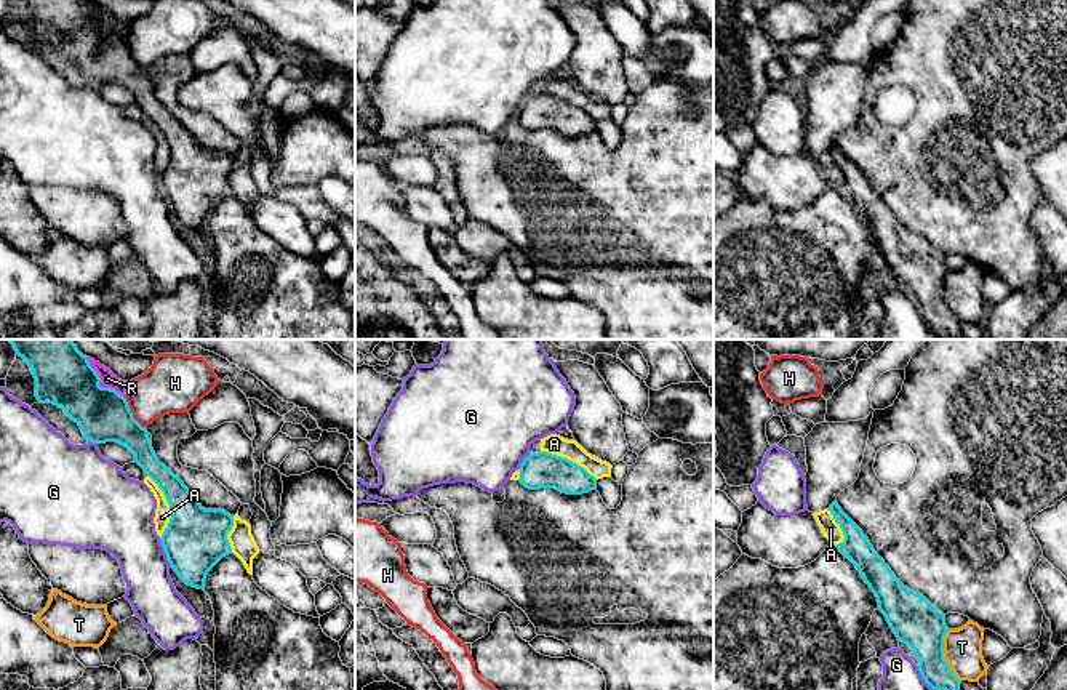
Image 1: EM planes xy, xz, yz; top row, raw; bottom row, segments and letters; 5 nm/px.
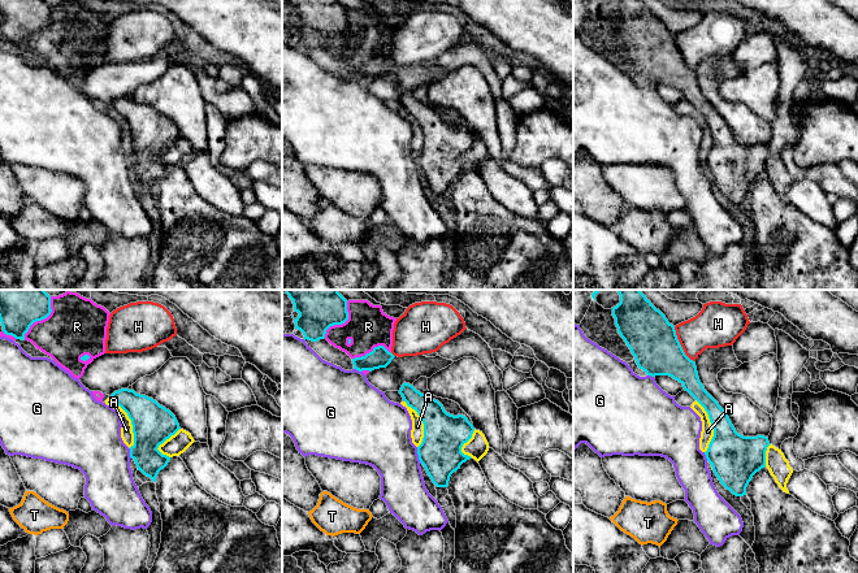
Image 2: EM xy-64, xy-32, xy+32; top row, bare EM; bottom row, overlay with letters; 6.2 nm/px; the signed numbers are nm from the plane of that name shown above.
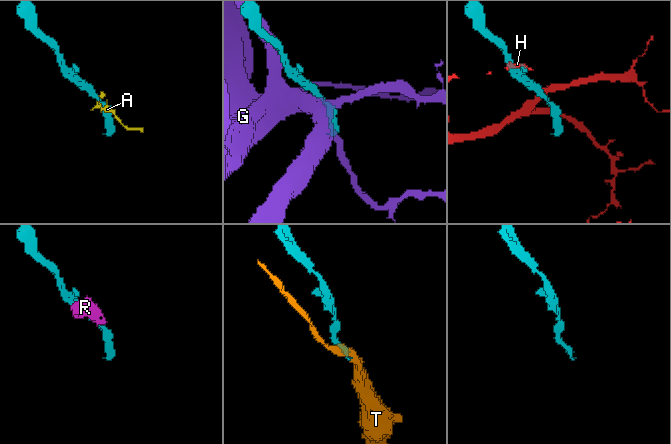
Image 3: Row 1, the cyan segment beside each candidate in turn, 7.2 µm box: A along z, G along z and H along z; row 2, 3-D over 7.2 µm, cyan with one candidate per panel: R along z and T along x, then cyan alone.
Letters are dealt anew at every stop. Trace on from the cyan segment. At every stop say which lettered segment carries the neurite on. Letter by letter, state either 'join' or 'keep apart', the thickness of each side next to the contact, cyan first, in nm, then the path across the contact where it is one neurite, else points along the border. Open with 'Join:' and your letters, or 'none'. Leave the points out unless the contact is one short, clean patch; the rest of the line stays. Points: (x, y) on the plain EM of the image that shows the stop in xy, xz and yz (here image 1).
Join: none
A: keep apart; 320 nm thick on the cyan side, 80 nm on the other
G: keep apart; 320 nm thick on the cyan side, 300 nm on the other
H: keep apart; 260 nm thick on the cyan side, 280 nm on the other
R: keep apart; 260 nm thick on the cyan side, 80 nm on the other
T: keep apart; 240 nm thick on the cyan side, 190 nm on the other

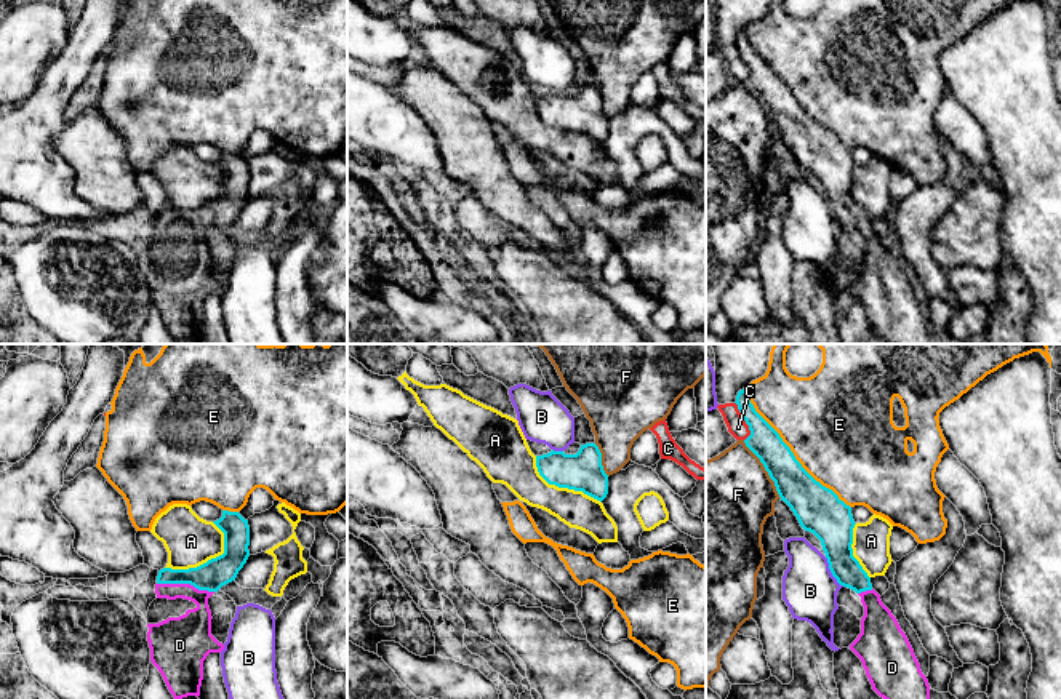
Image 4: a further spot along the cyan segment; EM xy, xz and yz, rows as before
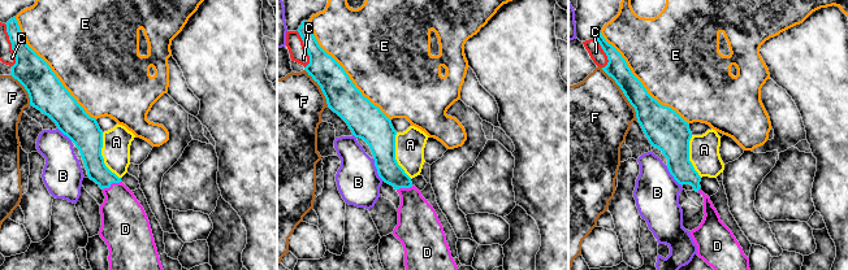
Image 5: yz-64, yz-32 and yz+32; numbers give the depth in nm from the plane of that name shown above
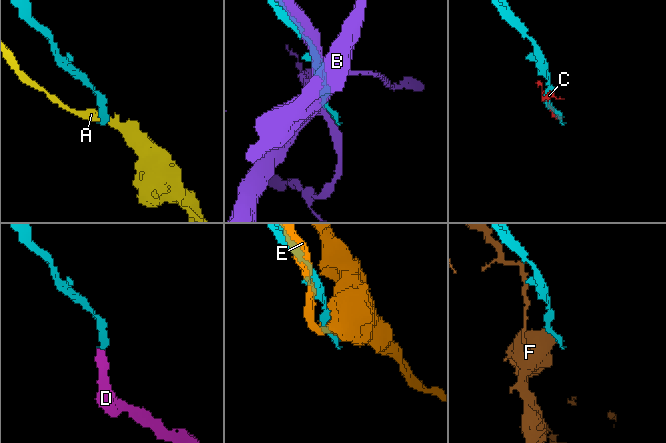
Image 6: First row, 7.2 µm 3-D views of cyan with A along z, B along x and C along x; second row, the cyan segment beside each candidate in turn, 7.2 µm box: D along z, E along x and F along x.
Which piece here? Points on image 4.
Join: D
A: keep apart; 150 nm thick on the cyan side, 260 nm on the other
B: keep apart; 220 nm thick on the cyan side, 280 nm on the other
C: keep apart; 160 nm thick on the cyan side, 100 nm on the other
D: join; 150 nm thick on the cyan side, 200 nm on the other; runs through xy (218, 213), (200, 224), (186, 224), (200, 239), (191, 274)
E: keep apart; 200 nm thick on the cyan side, 500 nm on the other
F: keep apart; 200 nm thick on the cyan side, 440 nm on the other

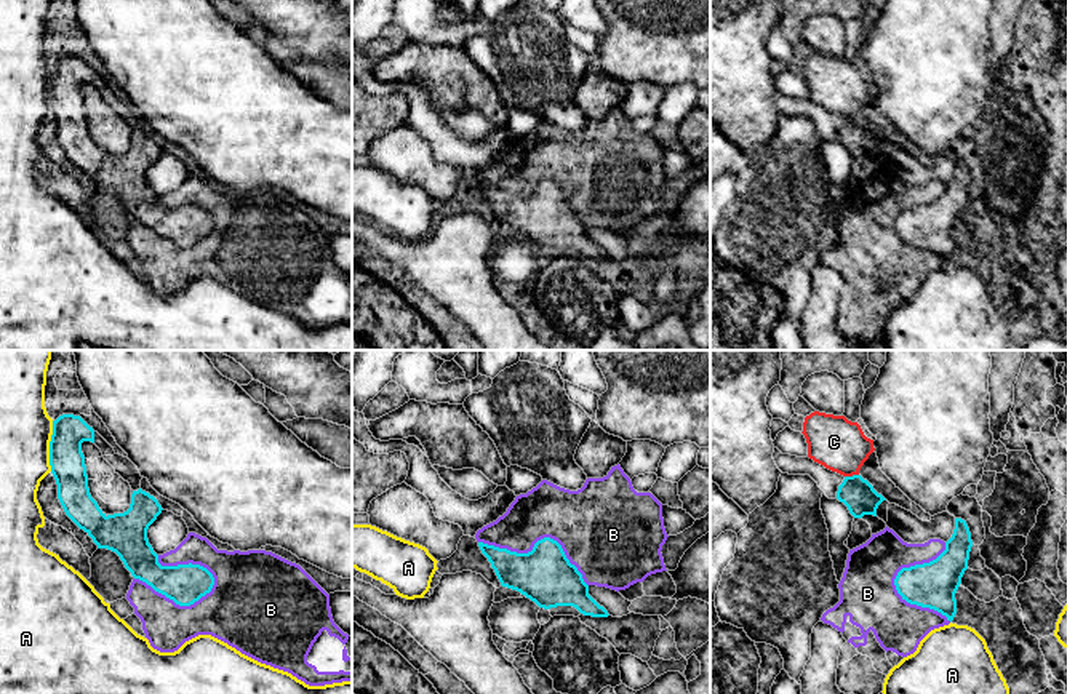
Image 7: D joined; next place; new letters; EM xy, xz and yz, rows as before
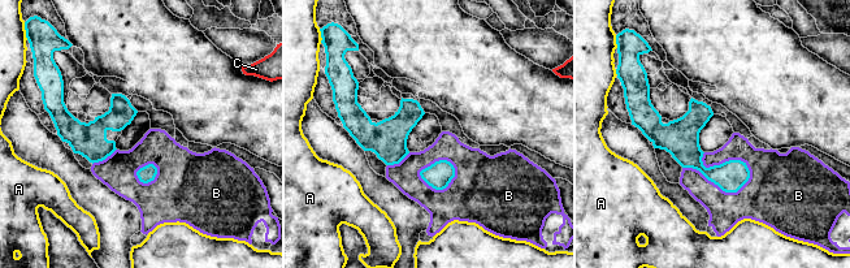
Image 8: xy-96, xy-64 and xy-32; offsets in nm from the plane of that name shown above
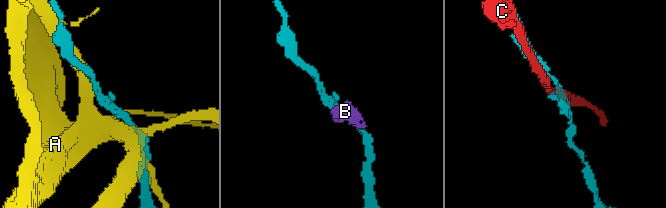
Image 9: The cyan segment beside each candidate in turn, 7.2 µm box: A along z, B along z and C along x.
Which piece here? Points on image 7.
Join: none
A: keep apart; 180 nm thick on the cyan side, 260 nm on the other
B: keep apart; 200 nm thick on the cyan side, 260 nm on the other
C: keep apart; 170 nm thick on the cyan side, 260 nm on the other

